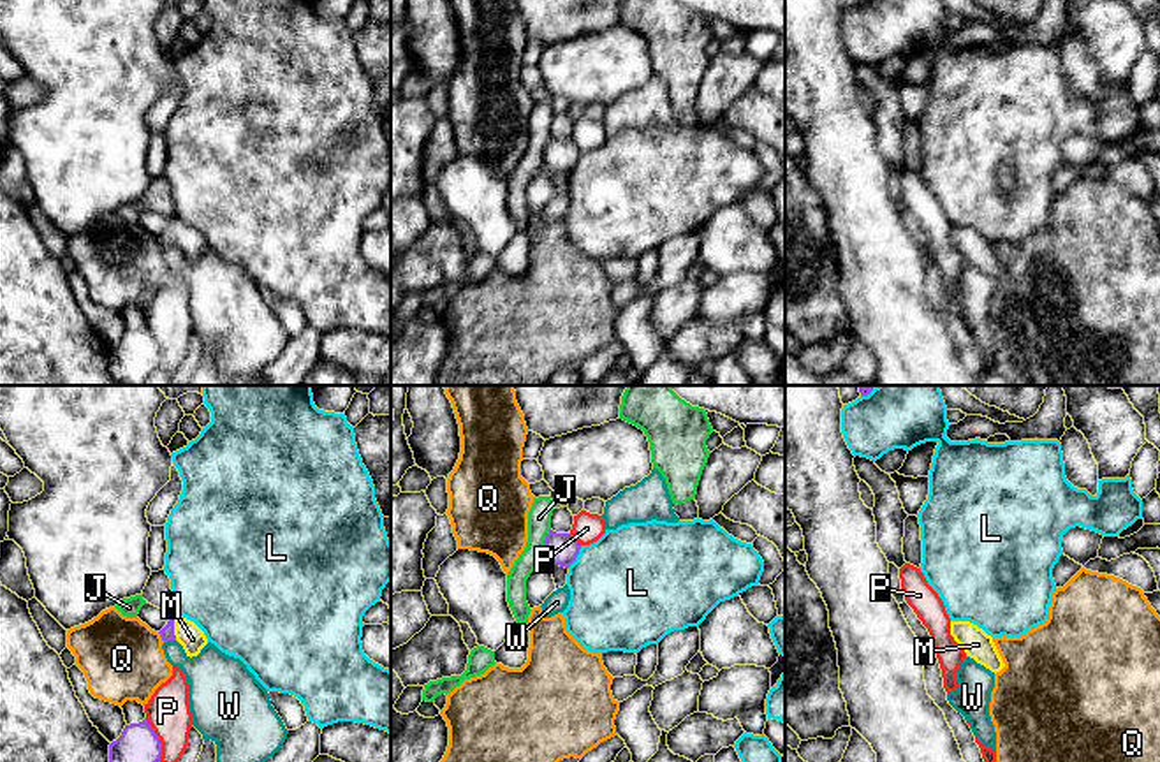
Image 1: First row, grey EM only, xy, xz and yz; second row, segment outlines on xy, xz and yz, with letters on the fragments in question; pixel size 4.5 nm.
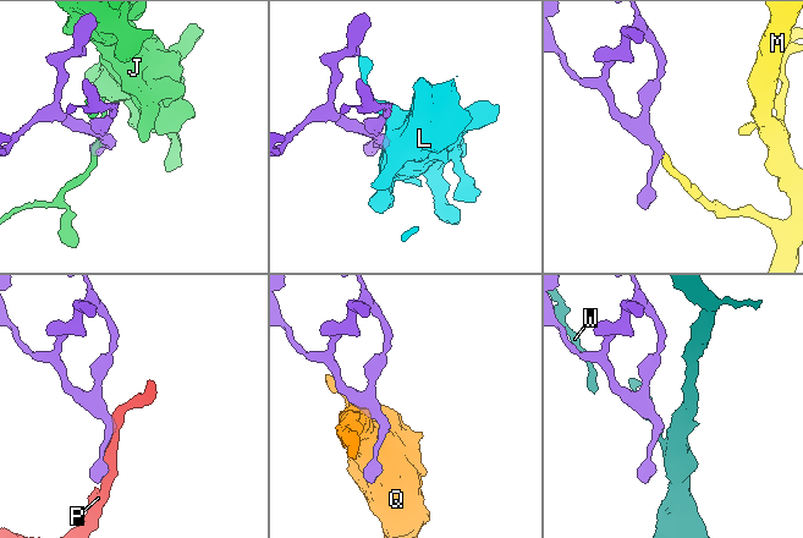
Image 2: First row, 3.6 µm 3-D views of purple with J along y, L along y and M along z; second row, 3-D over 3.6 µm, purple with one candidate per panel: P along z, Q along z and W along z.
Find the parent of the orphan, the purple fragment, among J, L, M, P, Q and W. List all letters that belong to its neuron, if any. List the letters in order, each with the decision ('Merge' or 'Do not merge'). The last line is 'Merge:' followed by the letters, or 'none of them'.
J: Do not merge
L: Do not merge
M: Merge
P: Do not merge
Q: Do not merge
W: Do not merge
Merge: M

